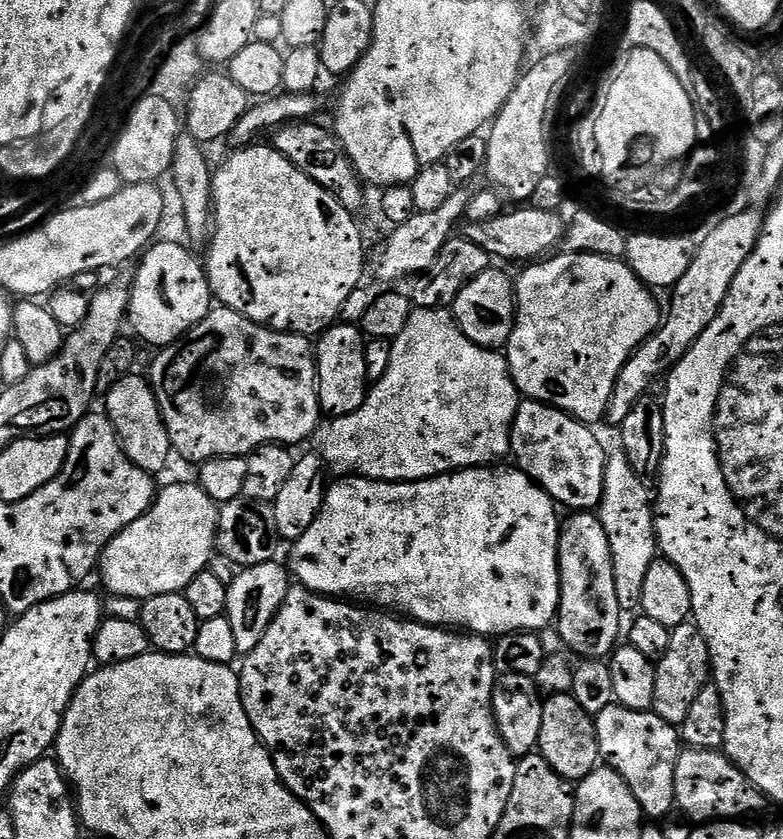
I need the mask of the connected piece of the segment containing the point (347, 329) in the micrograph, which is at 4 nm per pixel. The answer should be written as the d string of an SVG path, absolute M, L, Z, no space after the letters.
M340 322L329 327L319 337L319 340L315 345L314 355L320 394L320 411L328 418L345 416L358 410L358 406L362 406L370 387L370 381L366 374L366 358L364 357L366 337L359 327Z

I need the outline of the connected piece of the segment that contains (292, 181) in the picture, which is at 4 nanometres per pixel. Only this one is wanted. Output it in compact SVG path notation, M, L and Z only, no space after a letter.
M256 142L251 146L240 146L232 152L220 164L220 169L215 169L212 177L212 211L214 213L214 227L207 241L208 260L206 259L206 271L208 273L208 285L212 288L213 297L223 307L242 314L247 320L253 320L255 324L262 324L265 328L275 328L278 332L294 332L297 334L320 334L325 331L339 317L342 310L342 302L350 298L350 290L361 287L366 270L366 256L364 260L364 240L360 237L360 228L356 220L351 216L345 205L338 203L331 192L328 192L318 182L314 182L298 166L294 166L286 157L274 147L264 142Z

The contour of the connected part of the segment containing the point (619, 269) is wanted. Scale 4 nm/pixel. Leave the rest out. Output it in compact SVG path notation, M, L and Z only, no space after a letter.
M565 251L564 256L553 255L551 258L541 259L539 262L532 262L521 274L520 280L515 281L516 285L516 321L514 330L510 334L506 345L506 359L508 369L512 375L512 381L516 383L516 391L521 397L530 400L541 400L543 404L549 404L551 408L561 408L568 415L576 420L581 420L583 424L596 426L599 420L603 421L608 415L608 403L614 394L614 386L618 382L618 374L622 366L632 357L633 352L660 327L662 323L662 308L656 305L653 289L641 282L634 274L634 270L623 259L615 256L595 256L589 252L569 252Z

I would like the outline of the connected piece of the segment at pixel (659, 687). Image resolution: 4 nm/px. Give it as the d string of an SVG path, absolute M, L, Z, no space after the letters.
M695 622L679 624L672 629L670 650L666 650L661 660L655 661L655 665L654 702L651 711L658 713L666 722L679 726L686 722L686 713L702 691L702 686L710 683L712 674L710 650L706 646L706 638L702 638Z

